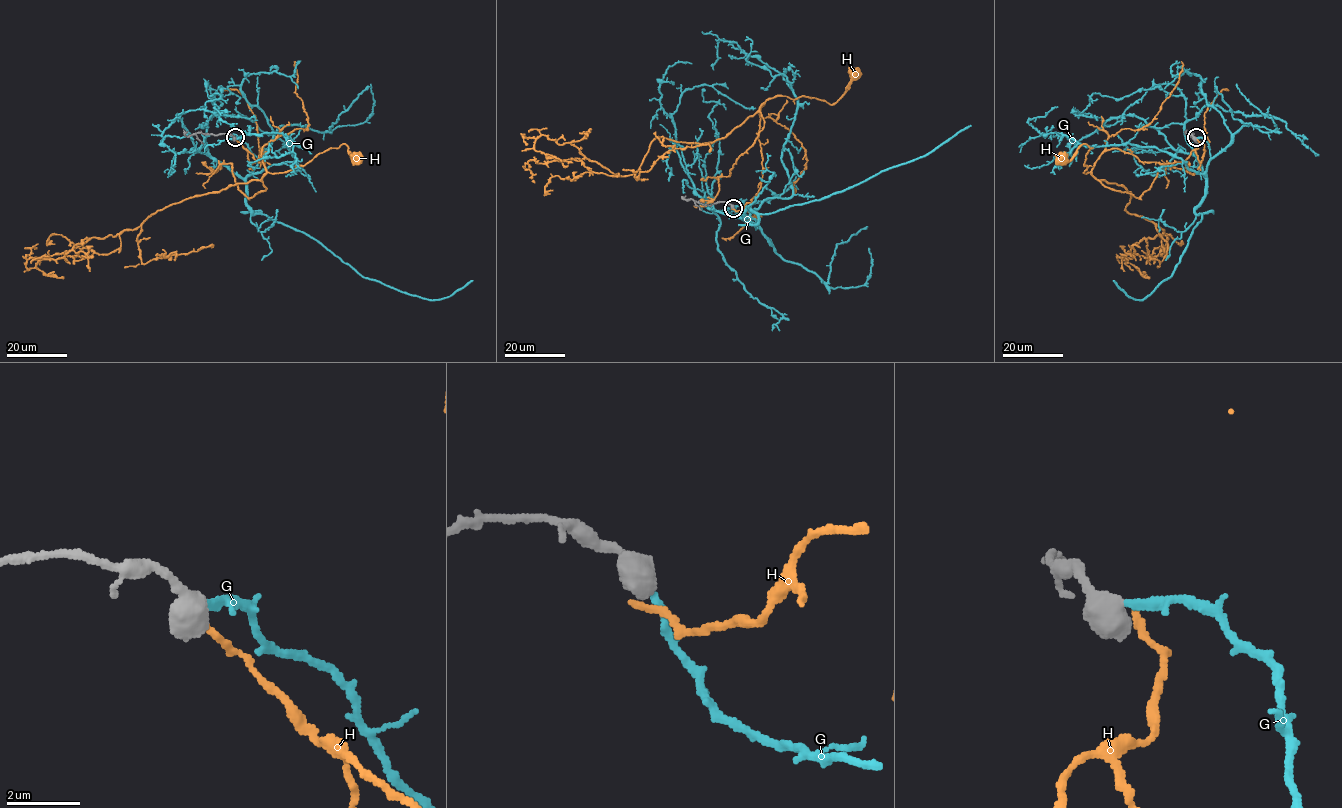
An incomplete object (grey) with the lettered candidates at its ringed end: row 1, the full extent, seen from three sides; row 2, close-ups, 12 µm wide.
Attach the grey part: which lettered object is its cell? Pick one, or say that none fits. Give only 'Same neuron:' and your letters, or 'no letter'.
Same neuron: G

